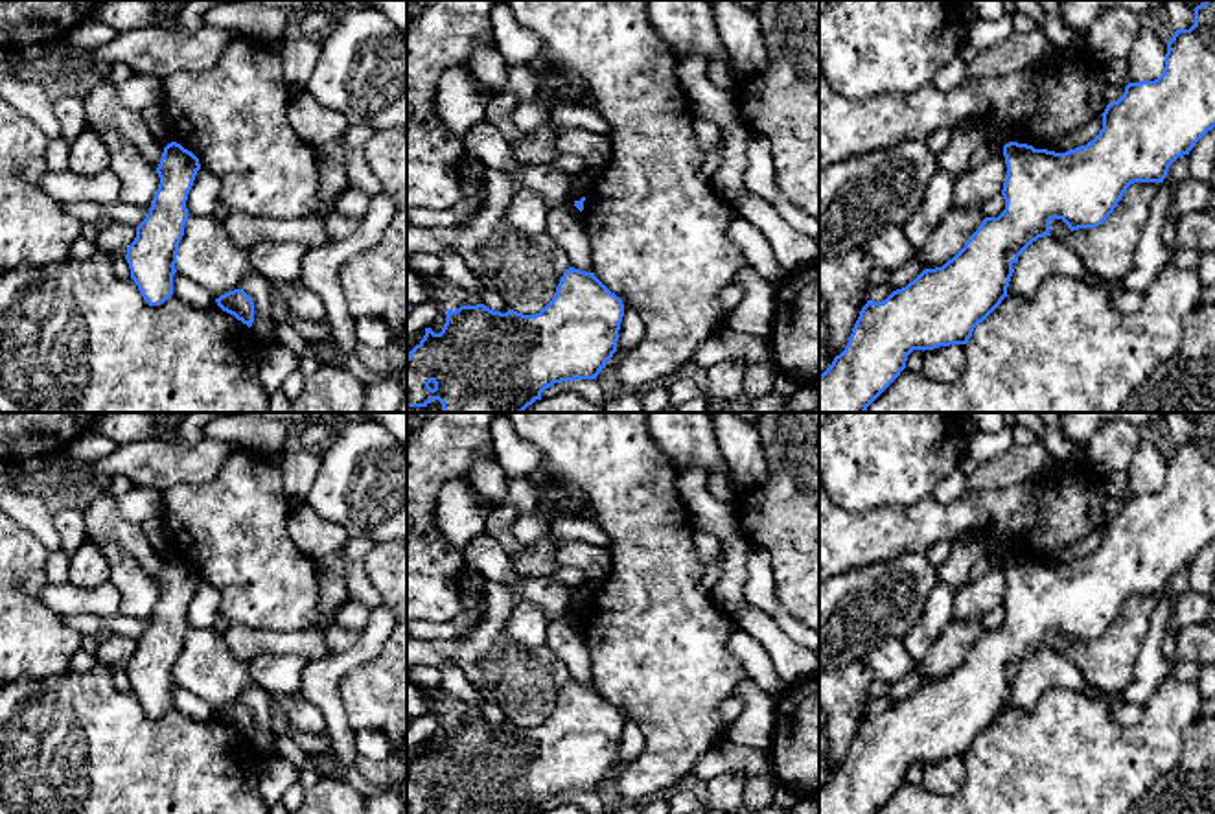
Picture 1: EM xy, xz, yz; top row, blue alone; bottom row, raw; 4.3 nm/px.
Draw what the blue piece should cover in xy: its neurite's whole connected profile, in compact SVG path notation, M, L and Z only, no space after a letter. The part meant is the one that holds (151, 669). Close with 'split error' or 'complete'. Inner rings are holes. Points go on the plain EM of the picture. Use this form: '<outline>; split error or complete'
M180 556L164 560L156 580L158 602L125 667L131 691L149 718L160 718L173 707L179 656L190 628L186 613L199 582L199 571Z; complete

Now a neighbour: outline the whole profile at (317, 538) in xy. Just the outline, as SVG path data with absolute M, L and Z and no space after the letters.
M306 501L293 506L287 532L295 545L313 562L341 551L350 538L341 525L322 519Z

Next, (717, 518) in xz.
M677 470L676 483L694 529L718 540L723 558L722 576L709 593L722 615L738 624L740 613L747 606L744 586L747 578L747 556L753 551L753 543L747 540L733 505L722 503L711 494L709 477L701 470Z

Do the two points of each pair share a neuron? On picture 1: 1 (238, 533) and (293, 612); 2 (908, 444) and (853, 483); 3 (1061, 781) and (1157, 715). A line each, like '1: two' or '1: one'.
1: one
2: one
3: one

